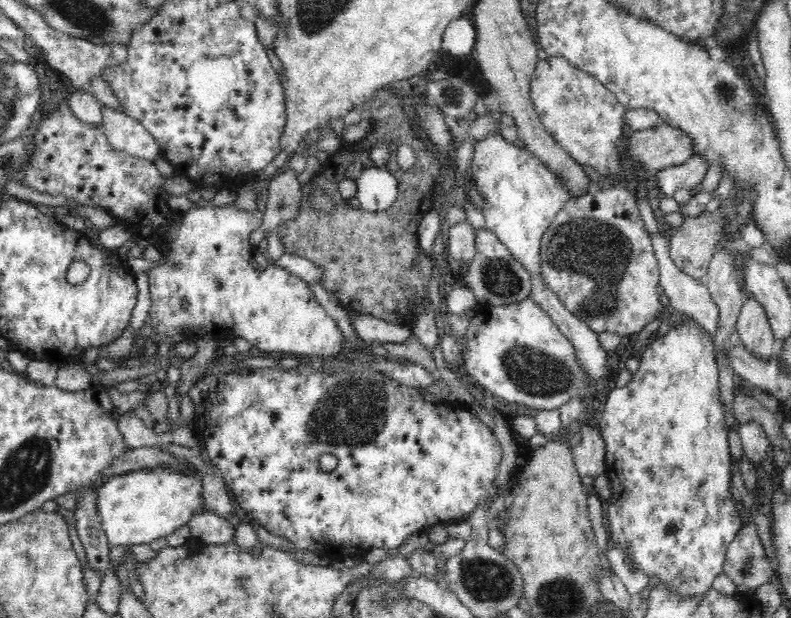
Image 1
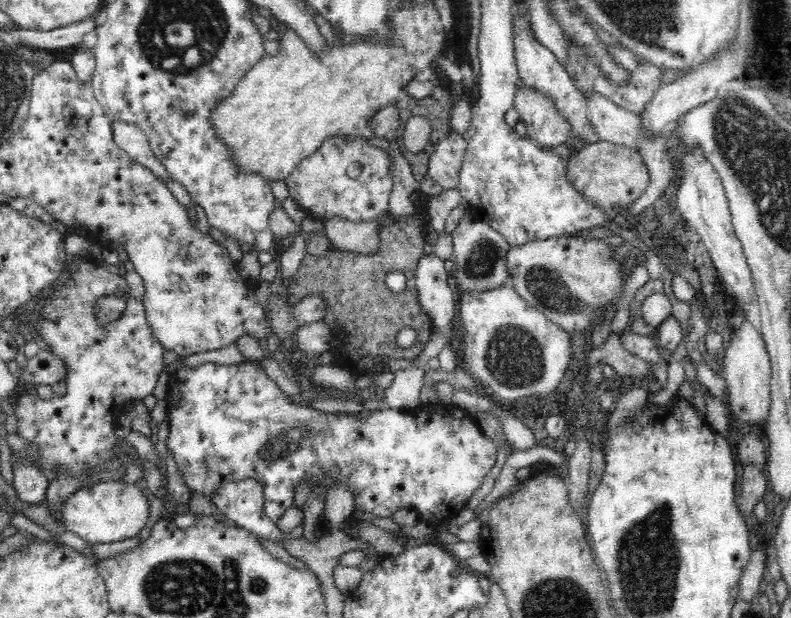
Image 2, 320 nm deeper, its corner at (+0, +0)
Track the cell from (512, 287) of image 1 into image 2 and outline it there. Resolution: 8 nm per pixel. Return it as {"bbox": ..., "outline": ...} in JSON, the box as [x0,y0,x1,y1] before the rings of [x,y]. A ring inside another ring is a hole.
{"bbox":[452,216,512,293],"outline":[[[464,216],[452,232],[455,264],[453,276],[461,291],[484,293],[512,284],[512,272],[508,267],[511,244],[491,226],[471,216]]]}

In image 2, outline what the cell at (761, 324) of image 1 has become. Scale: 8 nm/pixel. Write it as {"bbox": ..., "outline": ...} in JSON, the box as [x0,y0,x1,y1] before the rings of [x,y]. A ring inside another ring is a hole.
{"bbox":[722,322,772,427],"outline":[[[744,322],[736,329],[734,338],[725,349],[722,375],[727,384],[731,416],[752,426],[762,427],[770,408],[772,374],[772,361],[763,334],[752,323]]]}

